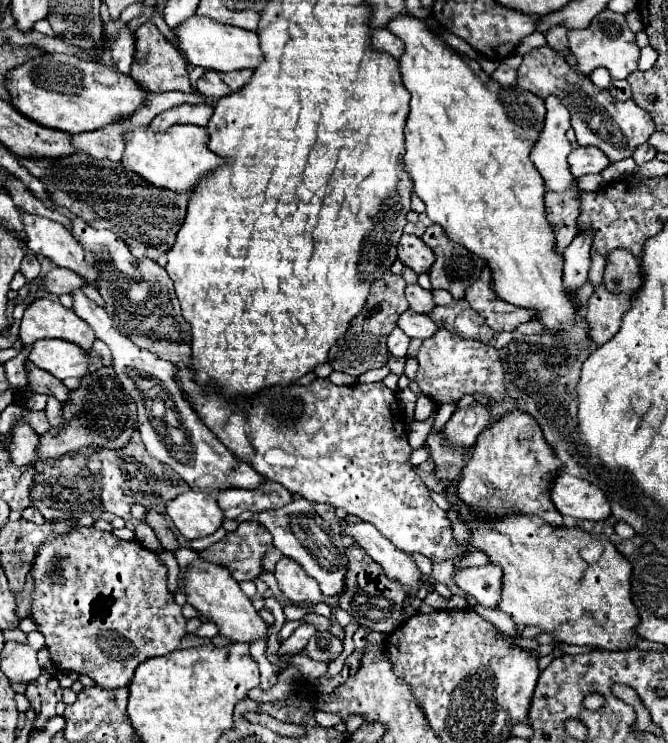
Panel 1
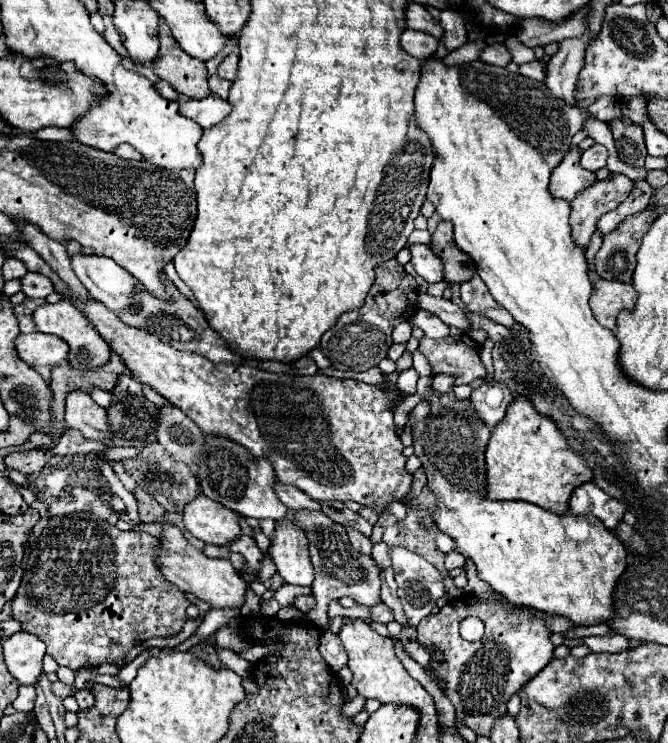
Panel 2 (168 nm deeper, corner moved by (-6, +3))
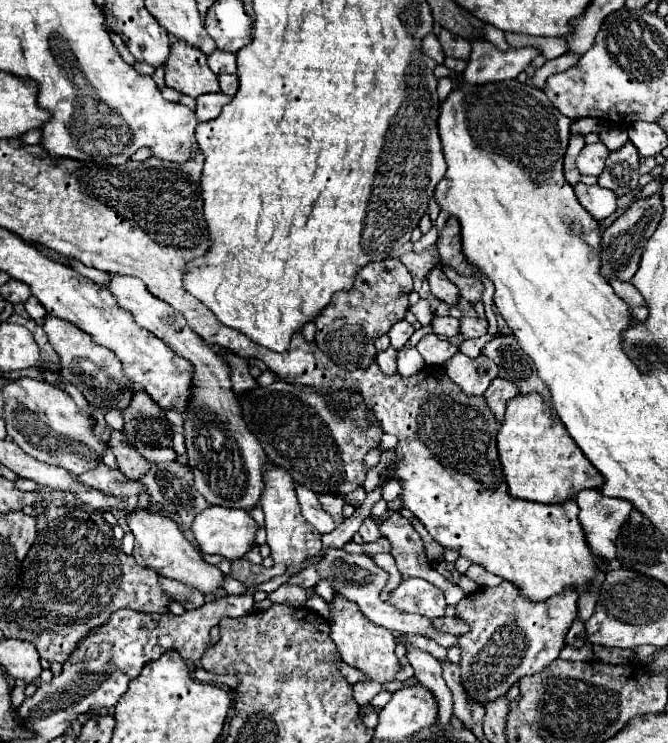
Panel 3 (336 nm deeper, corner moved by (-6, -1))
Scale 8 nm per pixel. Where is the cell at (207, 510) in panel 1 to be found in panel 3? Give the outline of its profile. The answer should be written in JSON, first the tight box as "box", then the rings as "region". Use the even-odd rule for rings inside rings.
{"box":[192,506,258,560],"region":[[[210,506],[210,508],[202,510],[192,522],[192,532],[194,532],[194,538],[200,546],[200,550],[204,554],[226,556],[228,560],[242,558],[250,550],[250,546],[256,542],[256,530],[258,530],[258,526],[248,512],[222,508],[222,506]]]}

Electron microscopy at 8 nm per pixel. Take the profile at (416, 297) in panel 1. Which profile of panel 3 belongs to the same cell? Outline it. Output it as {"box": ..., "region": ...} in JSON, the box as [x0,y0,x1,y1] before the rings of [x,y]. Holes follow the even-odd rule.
{"box":[460,316,488,340],"region":[[[462,316],[460,318],[460,334],[468,340],[468,338],[478,338],[478,336],[484,336],[486,334],[486,328],[488,328],[488,322],[482,320],[482,318],[468,318],[468,316]]]}

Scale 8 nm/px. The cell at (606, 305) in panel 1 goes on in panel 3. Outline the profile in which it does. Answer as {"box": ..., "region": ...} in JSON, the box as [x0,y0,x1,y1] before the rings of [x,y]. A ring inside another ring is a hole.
{"box":[610,280,648,322],"region":[[[612,280],[610,286],[614,288],[614,292],[628,304],[632,316],[634,316],[634,322],[642,322],[646,320],[648,312],[646,312],[646,304],[644,304],[644,298],[642,294],[630,284],[630,282],[620,282],[620,280]]]}

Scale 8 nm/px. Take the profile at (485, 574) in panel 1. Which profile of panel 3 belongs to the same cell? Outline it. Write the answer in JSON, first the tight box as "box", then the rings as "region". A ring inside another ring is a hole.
{"box":[388,578,446,618],"region":[[[404,578],[398,588],[388,594],[388,604],[406,614],[420,614],[426,618],[444,616],[446,610],[442,590],[422,578]]]}

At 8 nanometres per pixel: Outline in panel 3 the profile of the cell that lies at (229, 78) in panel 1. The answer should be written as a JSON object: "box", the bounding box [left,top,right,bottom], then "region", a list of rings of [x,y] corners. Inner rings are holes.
{"box":[208,50,236,76],"region":[[[216,50],[208,58],[208,66],[210,66],[210,70],[216,72],[216,76],[220,76],[220,74],[236,74],[236,54]]]}

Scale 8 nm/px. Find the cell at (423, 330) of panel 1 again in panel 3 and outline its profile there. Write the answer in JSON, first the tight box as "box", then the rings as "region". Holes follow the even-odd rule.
{"box":[432,316,458,338],"region":[[[436,316],[436,318],[432,320],[432,332],[438,334],[438,336],[454,338],[454,336],[458,334],[458,318],[452,318],[452,316],[440,318],[440,316]]]}

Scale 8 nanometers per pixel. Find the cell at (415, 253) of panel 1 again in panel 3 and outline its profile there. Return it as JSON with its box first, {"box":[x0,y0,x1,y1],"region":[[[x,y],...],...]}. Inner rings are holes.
{"box":[426,268,460,304],"region":[[[432,268],[426,278],[428,278],[430,290],[432,290],[432,294],[434,294],[436,298],[440,298],[440,300],[444,300],[444,302],[448,302],[448,304],[456,304],[460,292],[458,292],[458,288],[446,278],[446,274],[444,274],[440,268]]]}

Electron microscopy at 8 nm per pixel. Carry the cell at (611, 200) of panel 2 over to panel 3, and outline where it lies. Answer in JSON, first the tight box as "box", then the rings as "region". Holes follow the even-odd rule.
{"box":[574,184,616,220],"region":[[[576,184],[574,186],[576,198],[582,204],[582,208],[594,218],[594,220],[604,220],[606,216],[616,212],[616,192],[602,188],[602,186],[586,186],[586,184]]]}

